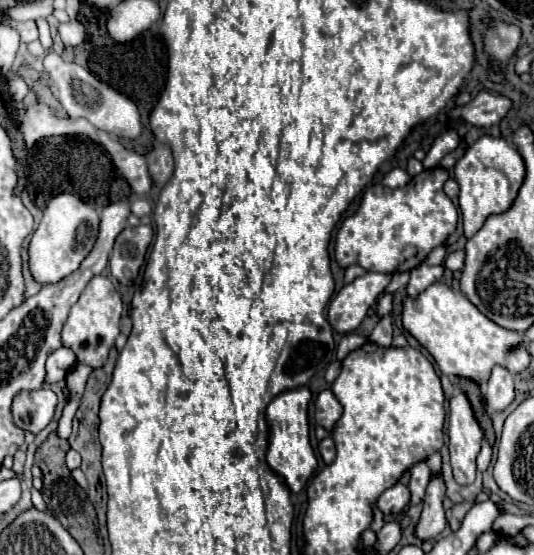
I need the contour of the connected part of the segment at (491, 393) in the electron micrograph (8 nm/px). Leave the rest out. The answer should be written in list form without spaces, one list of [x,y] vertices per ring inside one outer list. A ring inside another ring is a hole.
[[[501,366],[493,368],[493,374],[487,386],[483,388],[483,396],[485,396],[489,412],[503,412],[515,398],[513,374],[509,374],[509,370]]]

